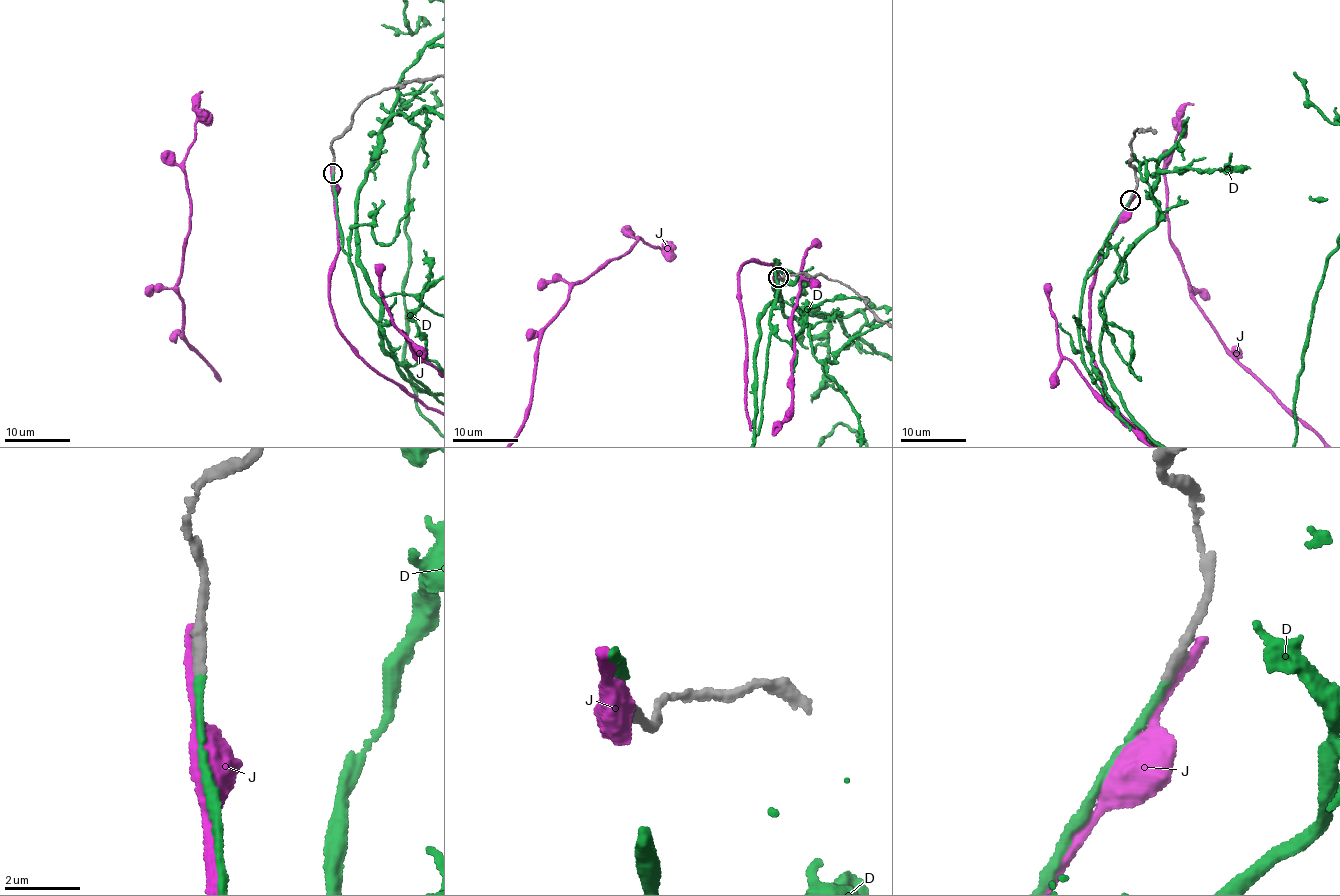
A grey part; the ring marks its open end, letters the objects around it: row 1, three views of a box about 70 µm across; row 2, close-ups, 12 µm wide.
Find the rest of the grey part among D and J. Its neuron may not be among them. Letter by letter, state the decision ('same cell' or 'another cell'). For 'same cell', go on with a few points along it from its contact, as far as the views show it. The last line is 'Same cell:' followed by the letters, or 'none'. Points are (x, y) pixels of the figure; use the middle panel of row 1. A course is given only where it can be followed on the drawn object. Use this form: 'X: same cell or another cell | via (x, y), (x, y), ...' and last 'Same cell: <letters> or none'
D: same cell
J: another cell
Same cell: D

